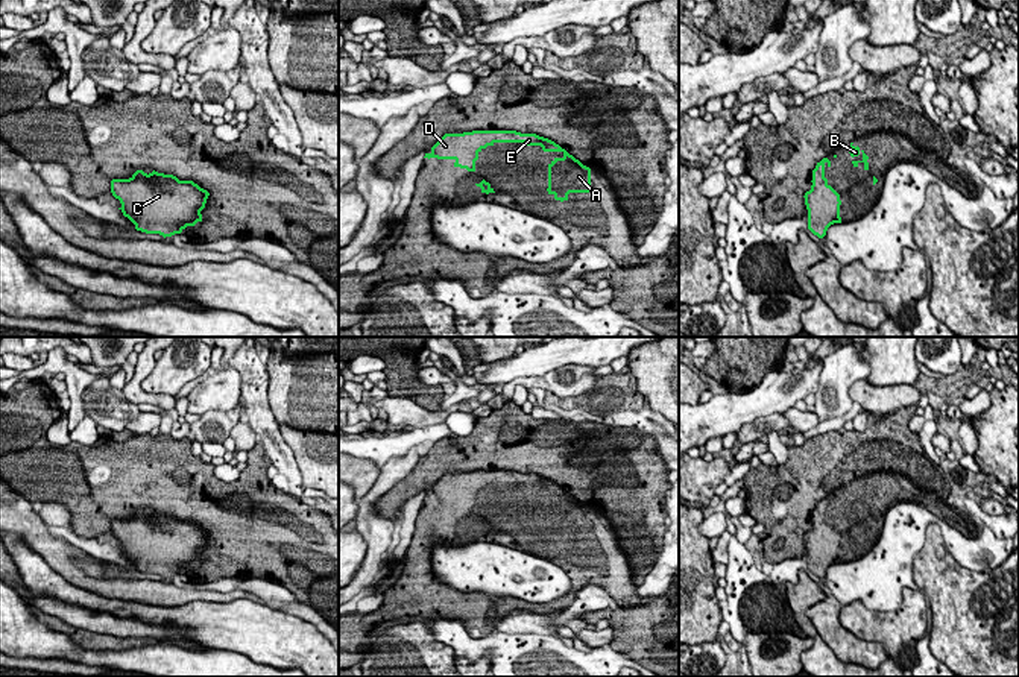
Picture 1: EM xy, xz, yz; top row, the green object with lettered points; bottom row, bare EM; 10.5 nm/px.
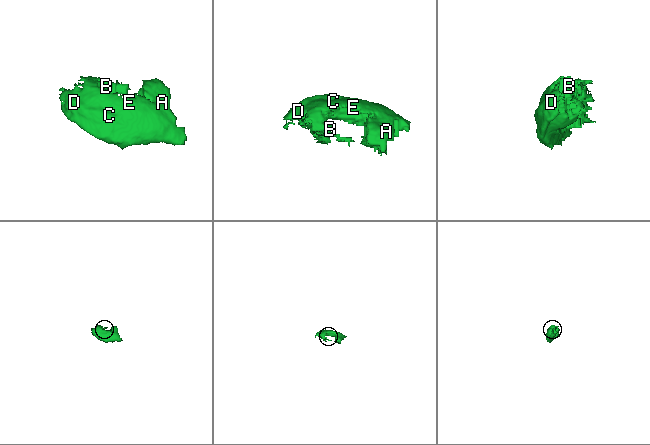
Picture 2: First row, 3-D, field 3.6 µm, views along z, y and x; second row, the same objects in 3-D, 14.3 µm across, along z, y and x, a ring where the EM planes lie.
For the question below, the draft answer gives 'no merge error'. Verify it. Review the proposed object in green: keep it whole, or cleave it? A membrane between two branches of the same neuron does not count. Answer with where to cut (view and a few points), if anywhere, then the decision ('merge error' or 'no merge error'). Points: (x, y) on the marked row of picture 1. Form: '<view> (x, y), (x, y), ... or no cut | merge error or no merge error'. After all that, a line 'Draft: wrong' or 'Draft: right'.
no cut | no merge error
Draft: right

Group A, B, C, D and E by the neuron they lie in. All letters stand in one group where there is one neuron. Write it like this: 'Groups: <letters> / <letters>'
Groups: A B C D E

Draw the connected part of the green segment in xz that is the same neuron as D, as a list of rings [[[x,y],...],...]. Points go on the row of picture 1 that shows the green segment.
[[[516,131],[445,134],[424,158],[454,159],[454,167],[475,172],[478,153],[495,143],[525,143],[527,146],[541,146],[544,152],[562,152],[562,158],[554,158],[548,164],[547,191],[553,194],[556,200],[568,200],[569,193],[591,191],[591,168],[554,141],[536,134],[521,134]]]

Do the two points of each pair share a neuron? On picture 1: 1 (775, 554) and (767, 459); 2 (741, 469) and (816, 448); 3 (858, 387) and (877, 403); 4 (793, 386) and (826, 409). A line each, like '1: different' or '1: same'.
1: different
2: different
3: same
4: different

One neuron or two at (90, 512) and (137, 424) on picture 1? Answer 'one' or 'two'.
two

